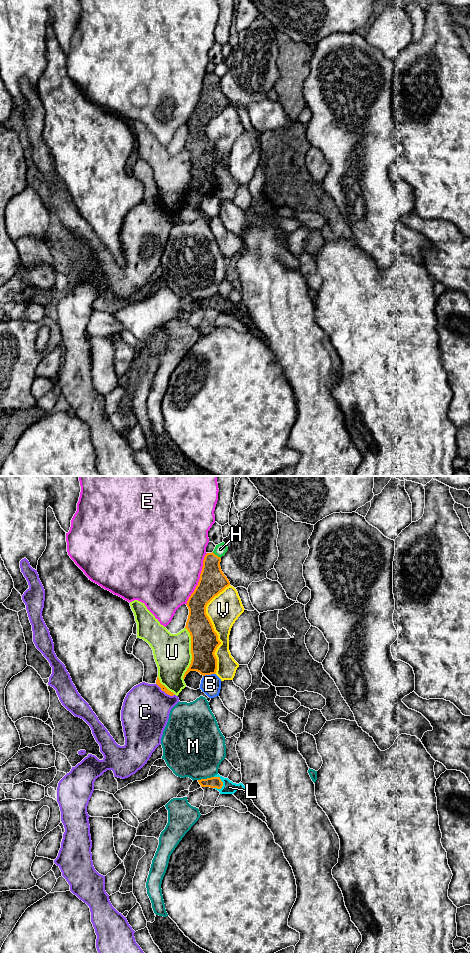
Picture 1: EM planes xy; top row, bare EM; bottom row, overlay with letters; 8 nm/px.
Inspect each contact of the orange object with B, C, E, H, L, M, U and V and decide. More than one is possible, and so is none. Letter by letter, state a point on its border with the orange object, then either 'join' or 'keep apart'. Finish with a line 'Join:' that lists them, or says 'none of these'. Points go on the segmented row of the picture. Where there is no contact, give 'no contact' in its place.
B: contact xy (208, 674); keep apart
C: contact xy (165, 692); keep apart
E: contact xy (199, 579); keep apart
H: contact xy (216, 555); keep apart
L: contact xy (221, 781); join
M: contact xy (205, 779); keep apart
U: contact xy (191, 653); keep apart
V: contact xy (213, 628); keep apart
Join: L

